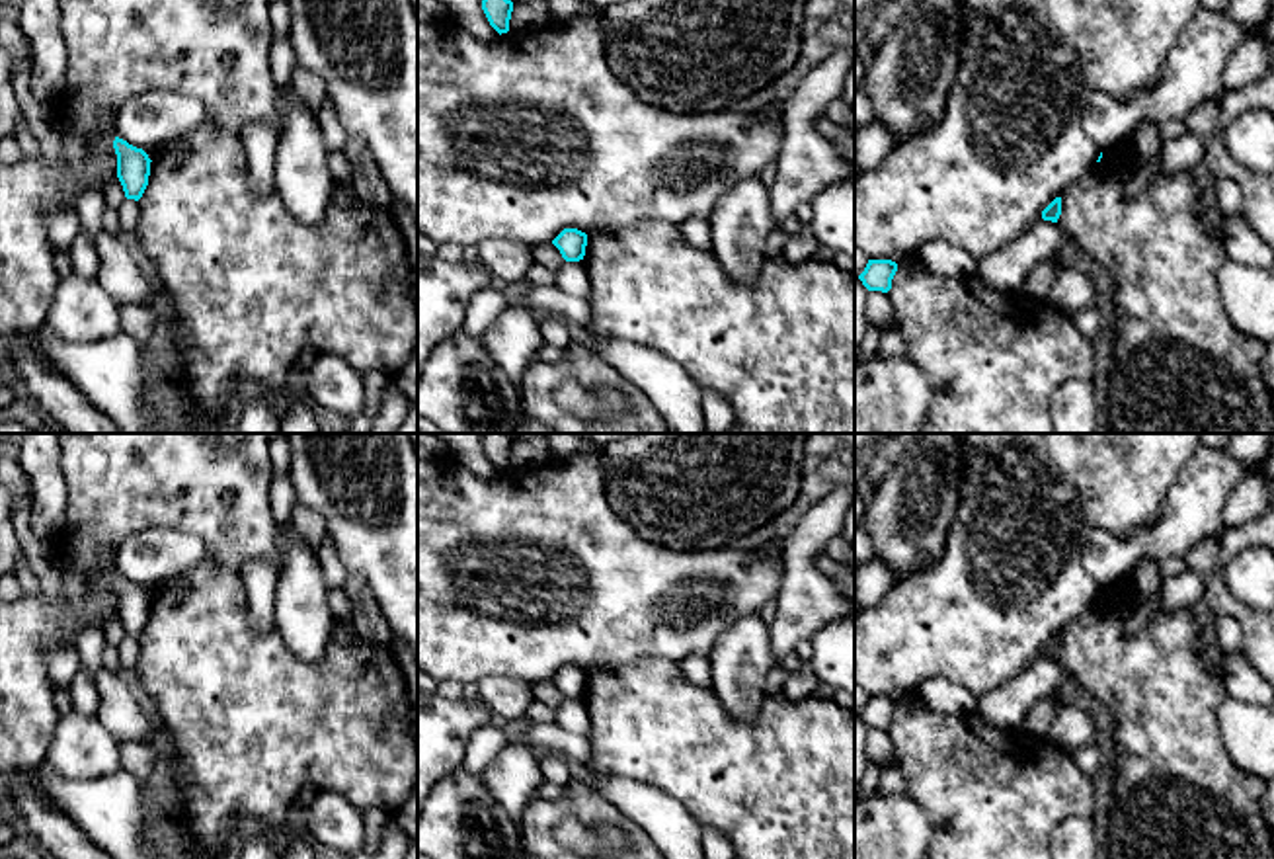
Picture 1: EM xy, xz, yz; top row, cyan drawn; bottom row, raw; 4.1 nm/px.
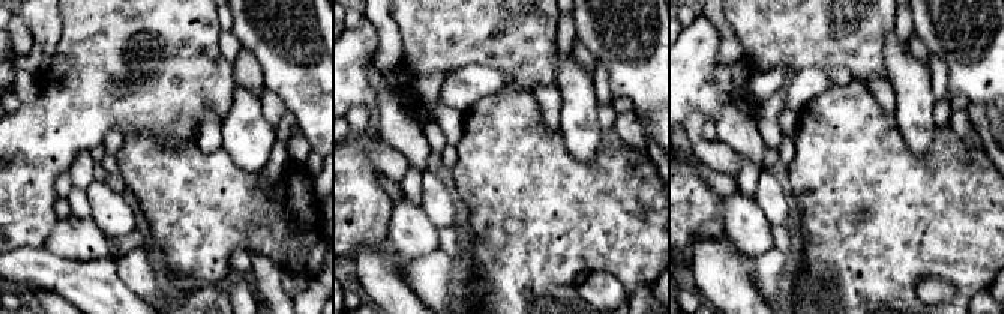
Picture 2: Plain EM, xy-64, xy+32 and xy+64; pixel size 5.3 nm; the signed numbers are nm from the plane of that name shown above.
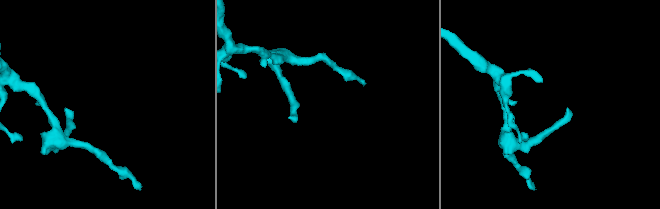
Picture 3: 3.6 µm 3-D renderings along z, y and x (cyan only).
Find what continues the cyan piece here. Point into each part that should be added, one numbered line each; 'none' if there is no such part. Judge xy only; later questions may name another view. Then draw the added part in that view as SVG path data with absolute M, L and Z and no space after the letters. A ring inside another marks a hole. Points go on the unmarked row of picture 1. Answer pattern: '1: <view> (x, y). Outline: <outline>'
none

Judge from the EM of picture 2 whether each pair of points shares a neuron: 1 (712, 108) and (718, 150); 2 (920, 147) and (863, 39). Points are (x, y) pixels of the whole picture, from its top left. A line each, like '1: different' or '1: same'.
1: different
2: different

